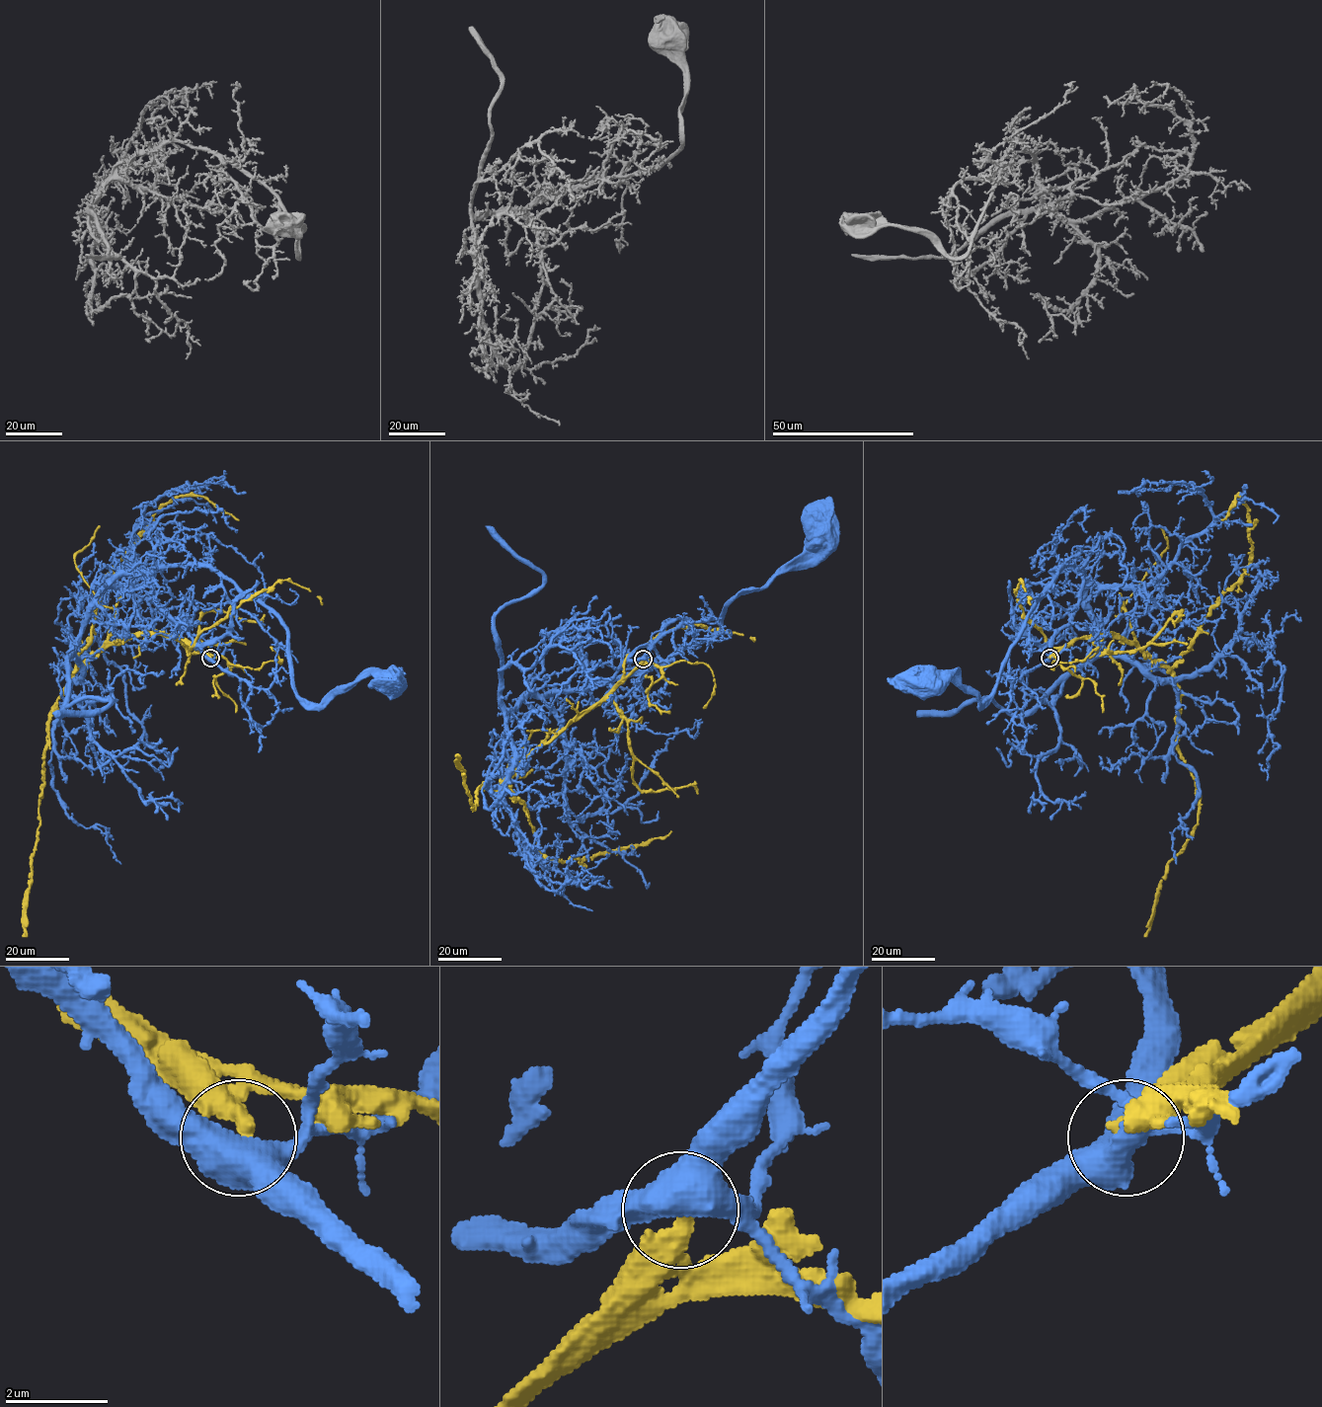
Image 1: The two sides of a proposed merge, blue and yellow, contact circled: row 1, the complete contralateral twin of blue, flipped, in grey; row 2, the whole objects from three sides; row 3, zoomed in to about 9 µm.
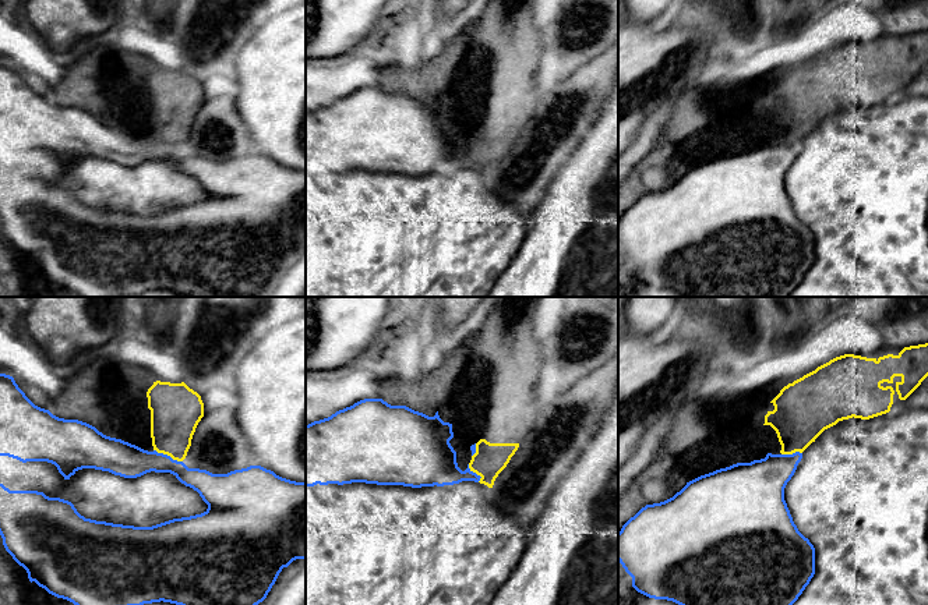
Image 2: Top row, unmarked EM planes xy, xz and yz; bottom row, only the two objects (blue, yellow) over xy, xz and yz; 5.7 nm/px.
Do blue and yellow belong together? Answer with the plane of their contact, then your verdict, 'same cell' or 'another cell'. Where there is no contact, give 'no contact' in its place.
xy | another cell

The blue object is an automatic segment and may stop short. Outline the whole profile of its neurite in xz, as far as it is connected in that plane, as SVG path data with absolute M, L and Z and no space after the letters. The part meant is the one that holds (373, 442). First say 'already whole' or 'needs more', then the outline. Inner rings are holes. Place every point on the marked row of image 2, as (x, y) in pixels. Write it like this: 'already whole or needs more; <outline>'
already whole; M364 399L328 418L306 425L306 487L366 482L421 488L462 481L479 482L481 477L473 473L469 464L465 471L458 467L456 452L449 443L452 438L452 424L444 422L438 411L428 417L406 406L391 406L382 399Z

